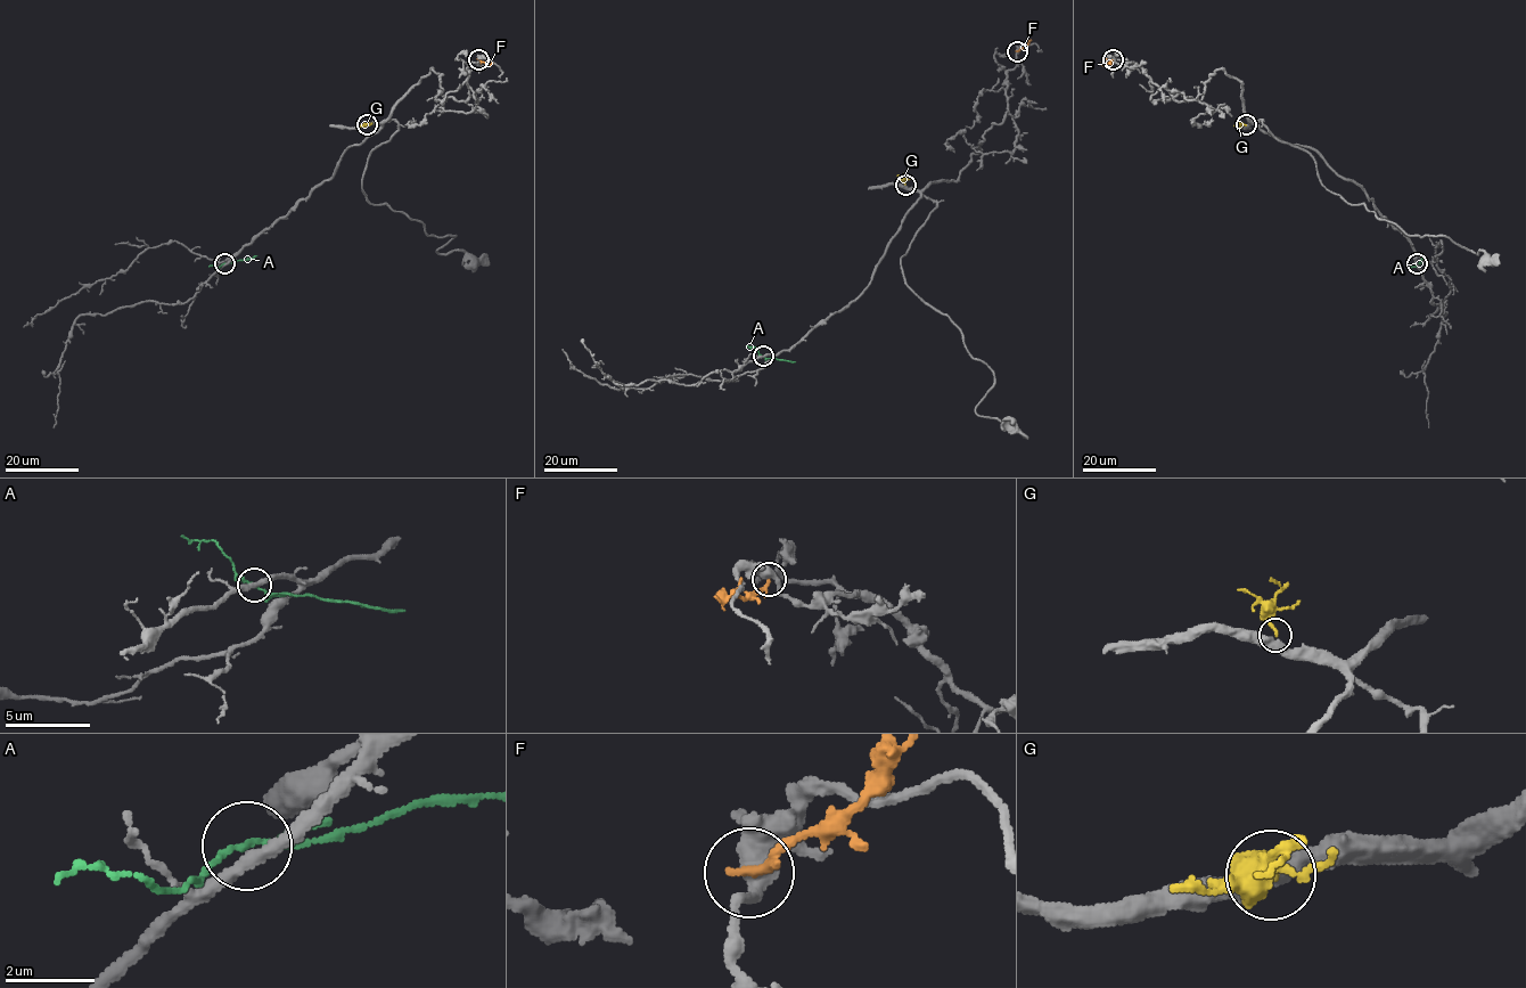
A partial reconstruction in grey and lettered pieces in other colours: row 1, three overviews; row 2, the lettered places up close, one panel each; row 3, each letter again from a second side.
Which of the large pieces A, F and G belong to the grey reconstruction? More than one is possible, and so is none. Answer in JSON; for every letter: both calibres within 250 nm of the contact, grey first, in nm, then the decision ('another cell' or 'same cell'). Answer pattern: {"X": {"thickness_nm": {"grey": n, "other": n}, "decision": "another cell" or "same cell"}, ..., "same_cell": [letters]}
{"A": {"thickness_nm": {"grey": 320, "other": 110}, "decision": "another cell"}, "F": {"thickness_nm": {"grey": 480, "other": 240}, "decision": "another cell"}, "G": {"thickness_nm": {"grey": 460, "other": 220}, "decision": "same cell"}, "same_cell": ["G"]}

